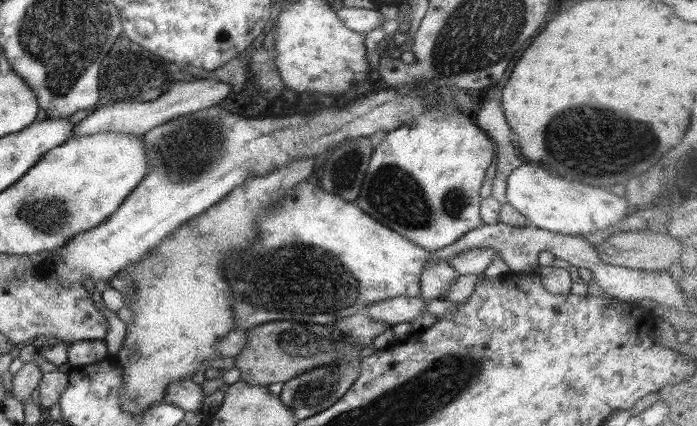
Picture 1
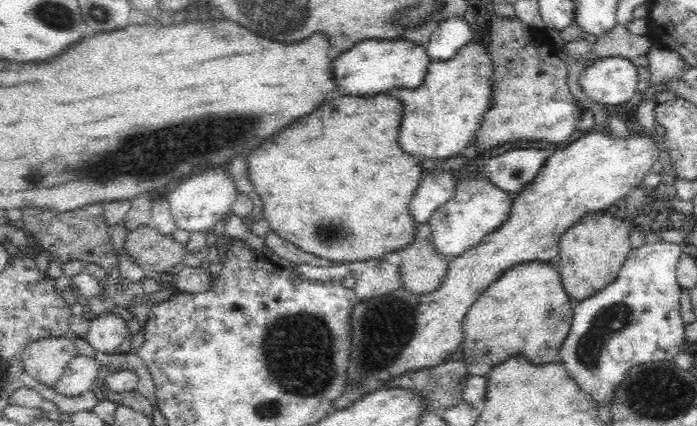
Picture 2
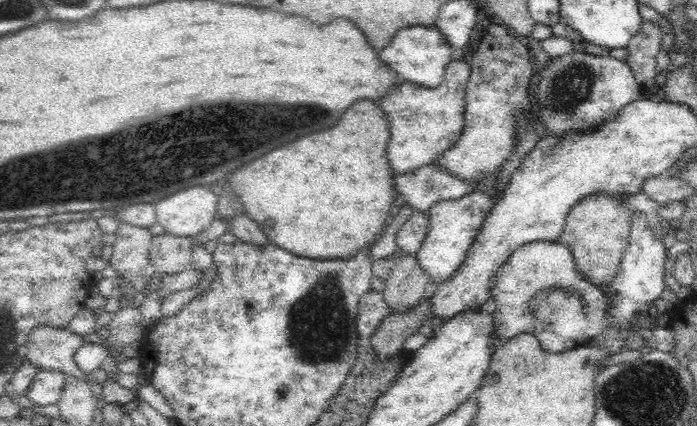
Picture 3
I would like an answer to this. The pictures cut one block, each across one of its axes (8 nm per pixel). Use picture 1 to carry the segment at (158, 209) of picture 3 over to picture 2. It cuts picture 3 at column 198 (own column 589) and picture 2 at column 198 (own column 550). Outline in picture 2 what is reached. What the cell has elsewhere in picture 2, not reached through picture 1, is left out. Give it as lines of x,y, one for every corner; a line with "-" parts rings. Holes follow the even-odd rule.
220,166
214,170
204,170
200,174
183,178
169,189
166,199
177,228
192,233
212,229
217,220
230,212
237,194
238,191
230,178
227,166

